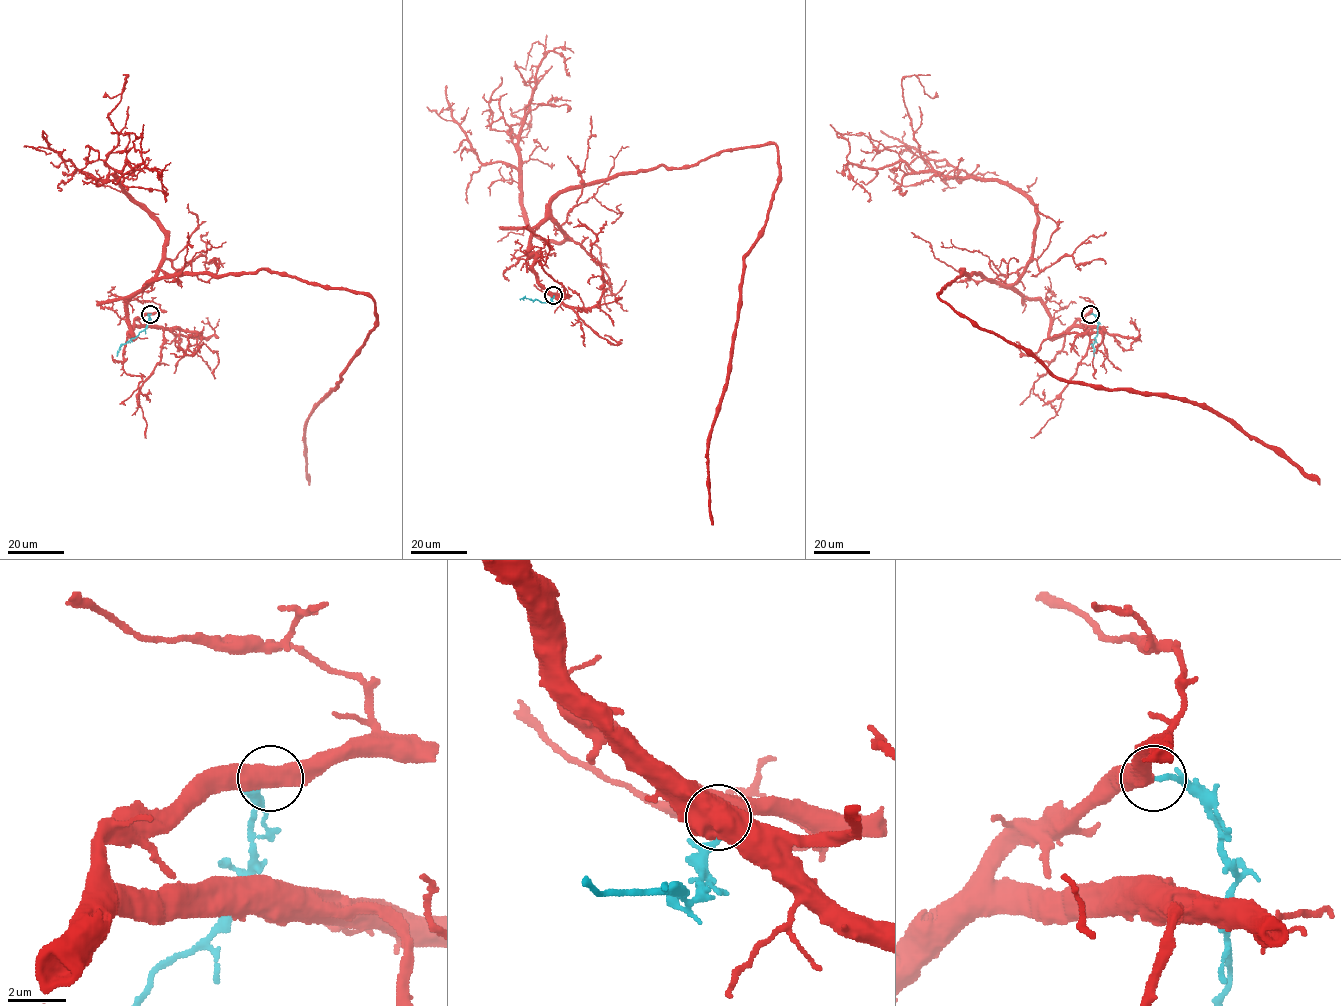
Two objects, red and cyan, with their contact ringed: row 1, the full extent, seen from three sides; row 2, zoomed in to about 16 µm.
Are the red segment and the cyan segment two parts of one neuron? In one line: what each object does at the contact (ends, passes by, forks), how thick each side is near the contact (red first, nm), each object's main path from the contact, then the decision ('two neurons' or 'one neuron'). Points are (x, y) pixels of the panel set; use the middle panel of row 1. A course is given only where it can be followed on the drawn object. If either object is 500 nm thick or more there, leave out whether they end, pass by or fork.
500/180 nm | red via (553, 295), (530, 243), (558, 195), (776, 145), (779, 183), (745, 257), (711, 431), (712, 524) | cyan via (553, 295), (550, 303), (520, 299) | one neuron

